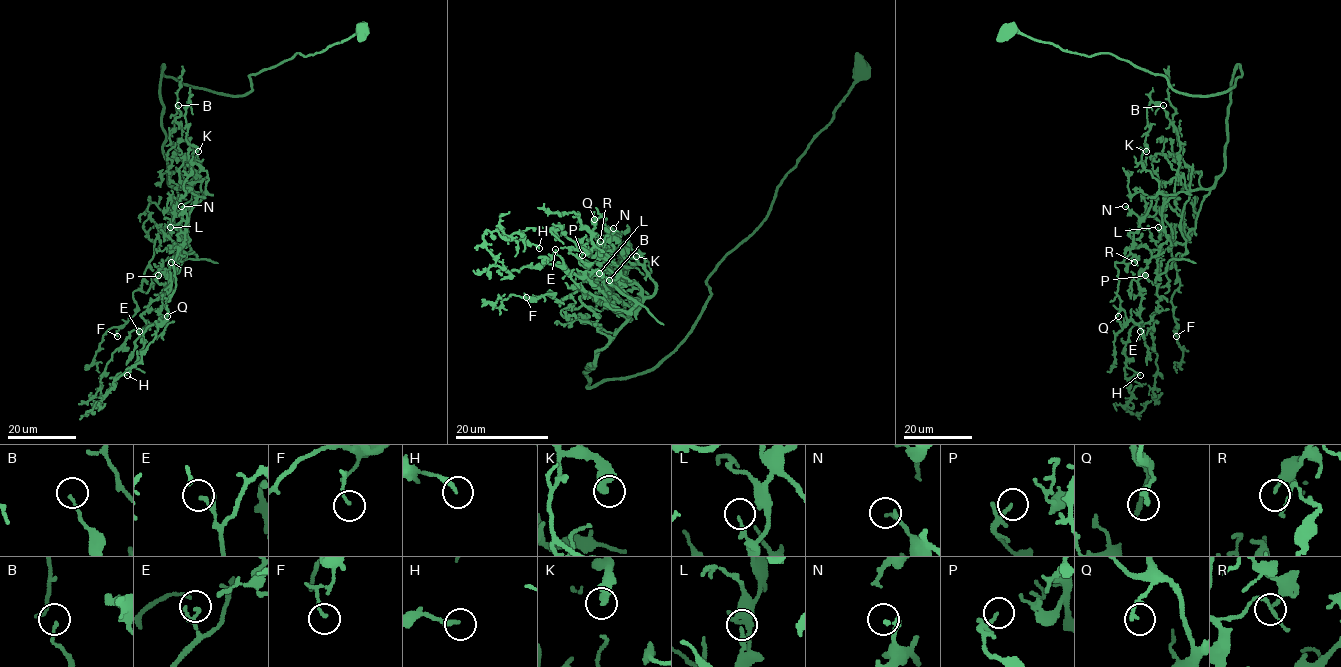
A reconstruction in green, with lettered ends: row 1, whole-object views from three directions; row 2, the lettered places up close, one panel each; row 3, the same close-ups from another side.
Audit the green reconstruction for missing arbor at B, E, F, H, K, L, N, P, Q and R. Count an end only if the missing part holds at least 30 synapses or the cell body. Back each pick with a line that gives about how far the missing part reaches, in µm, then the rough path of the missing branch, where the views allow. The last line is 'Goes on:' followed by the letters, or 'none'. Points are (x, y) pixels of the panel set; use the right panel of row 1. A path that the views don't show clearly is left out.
N: Missing length about 50 µm. Course of what is missing: (1125, 206), (1124, 201), (1121, 203), (1117, 229), (1106, 252), (1106, 269), (1128, 275), (1148, 251)
Goes on: N

